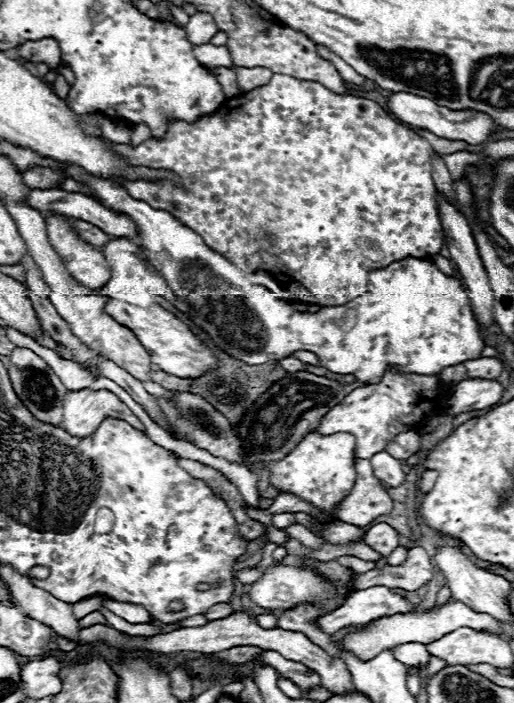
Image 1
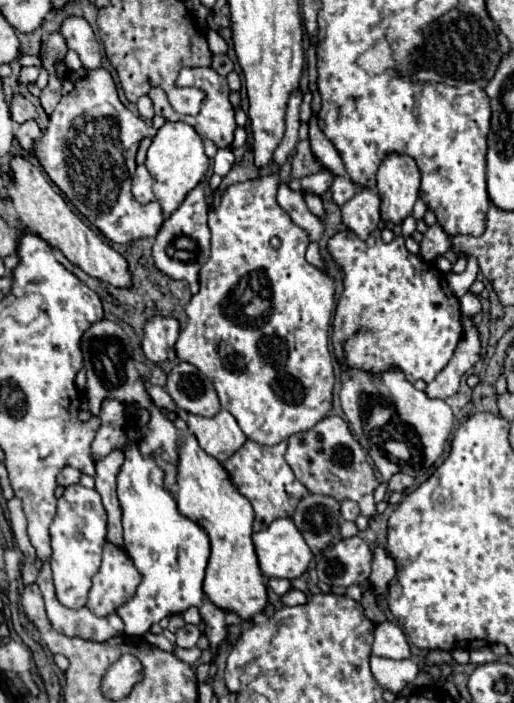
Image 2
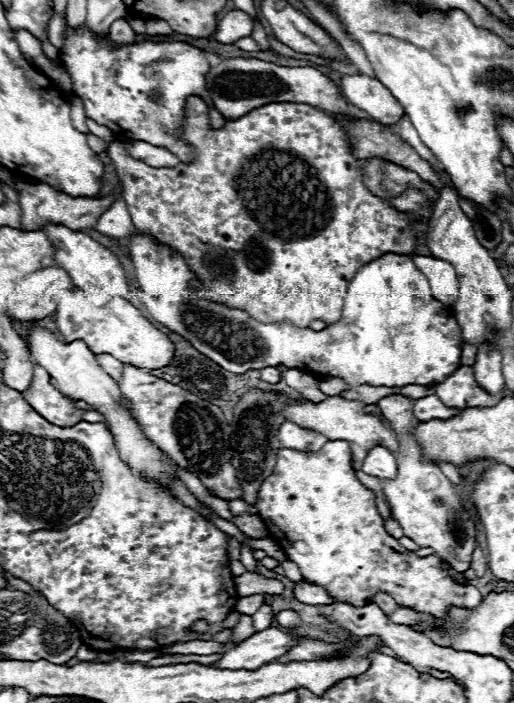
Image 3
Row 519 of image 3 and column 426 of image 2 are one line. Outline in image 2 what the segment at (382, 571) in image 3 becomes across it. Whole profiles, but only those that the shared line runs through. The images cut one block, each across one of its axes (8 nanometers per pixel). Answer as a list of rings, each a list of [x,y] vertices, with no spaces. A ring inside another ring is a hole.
[[[378,228],[366,240],[360,240],[354,232],[340,232],[328,242],[328,250],[344,270],[344,292],[336,308],[332,332],[338,360],[346,354],[350,368],[382,372],[396,366],[404,370],[410,382],[420,378],[424,382],[432,382],[448,364],[460,342],[460,304],[454,292],[446,286],[444,274],[420,256],[410,254],[402,236],[388,244],[382,242]]]

